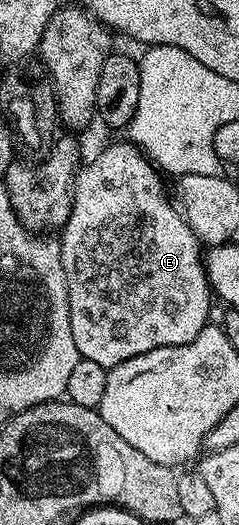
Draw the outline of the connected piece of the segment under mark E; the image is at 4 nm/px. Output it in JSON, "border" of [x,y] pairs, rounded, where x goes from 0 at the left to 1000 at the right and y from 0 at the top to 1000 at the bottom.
{"border":[[[540,269],[477,272],[464,280],[435,282],[381,310],[347,309],[310,337],[297,406],[251,438],[251,490],[268,505],[268,528],[285,550],[285,604],[301,611],[301,642],[318,650],[331,678],[368,688],[402,688],[402,695],[448,703],[657,661],[770,657],[816,646],[870,621],[874,608],[862,606],[879,600],[887,556],[879,537],[862,531],[854,470],[833,463],[820,444],[803,444],[803,436],[762,415],[757,400],[720,385],[699,362],[690,368],[678,360],[674,339],[682,341],[682,335],[661,320]]]}

